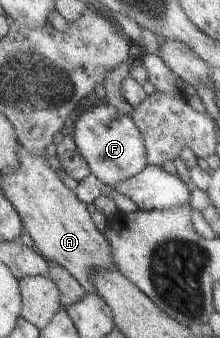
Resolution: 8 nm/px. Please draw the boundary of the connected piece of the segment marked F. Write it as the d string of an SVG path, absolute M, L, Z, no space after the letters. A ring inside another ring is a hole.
M104 103L86 110L76 118L71 135L76 143L78 152L88 163L90 172L109 187L117 182L126 180L142 172L148 161L146 158L145 142L133 118L122 114L115 106Z

